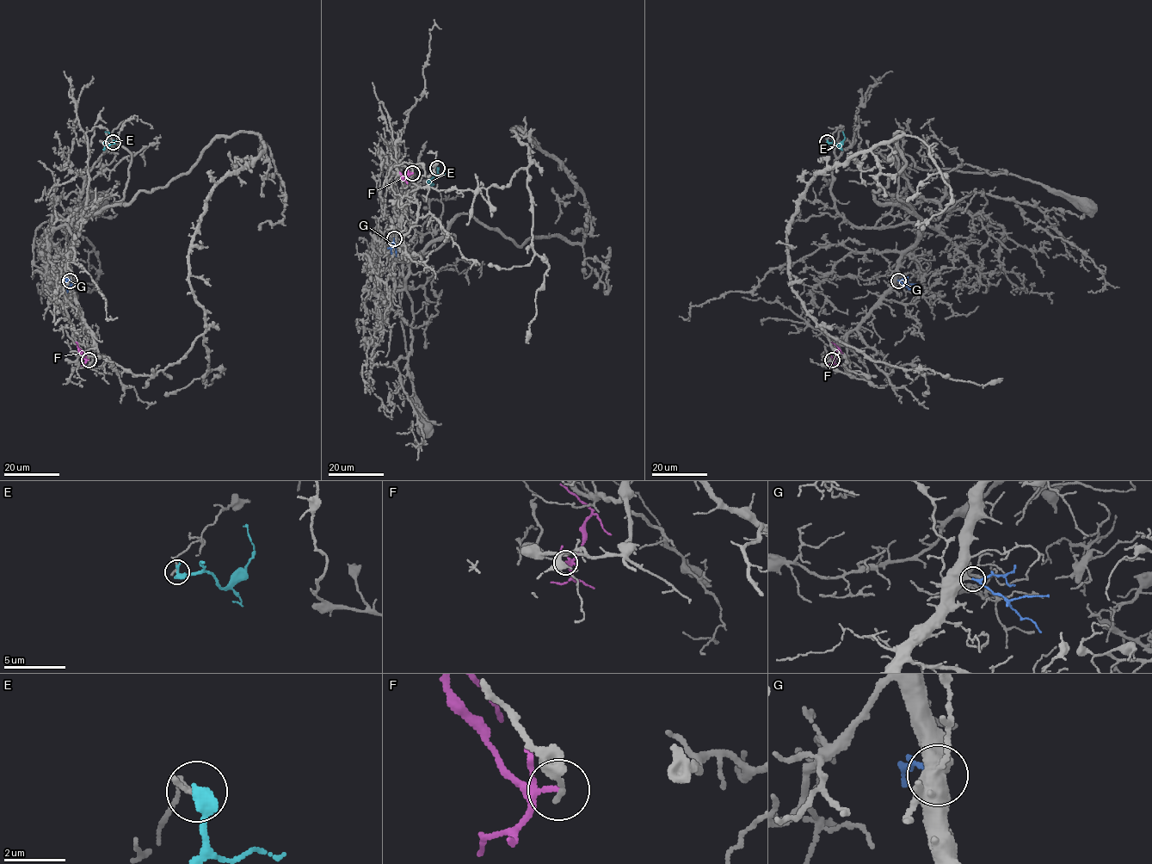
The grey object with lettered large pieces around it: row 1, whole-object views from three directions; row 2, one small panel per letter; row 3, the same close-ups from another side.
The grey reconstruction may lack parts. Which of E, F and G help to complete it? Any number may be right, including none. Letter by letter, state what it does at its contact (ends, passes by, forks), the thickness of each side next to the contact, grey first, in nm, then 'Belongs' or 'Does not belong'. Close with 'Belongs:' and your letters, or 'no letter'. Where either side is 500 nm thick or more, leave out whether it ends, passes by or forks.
E: Thickness 180 nm (grey) against 500 nm. Does not belong
F: It forks there. Thickness 170 nm (grey) against 100 nm. Does not belong
G: It passes by. Thickness 480 nm (grey) against 130 nm. Belongs
Belongs: G

